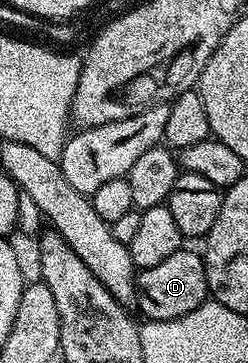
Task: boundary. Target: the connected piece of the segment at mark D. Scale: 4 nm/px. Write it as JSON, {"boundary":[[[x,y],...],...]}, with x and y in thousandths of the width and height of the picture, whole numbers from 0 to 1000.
{"boundary":[[[758,678],[730,680],[722,694],[685,700],[685,711],[645,725],[641,733],[560,741],[548,763],[544,846],[565,846],[565,860],[597,882],[698,882],[734,876],[734,865],[766,865],[766,854],[798,854],[823,829],[843,824],[839,769],[823,741],[823,711],[802,691],[770,694]]]}

